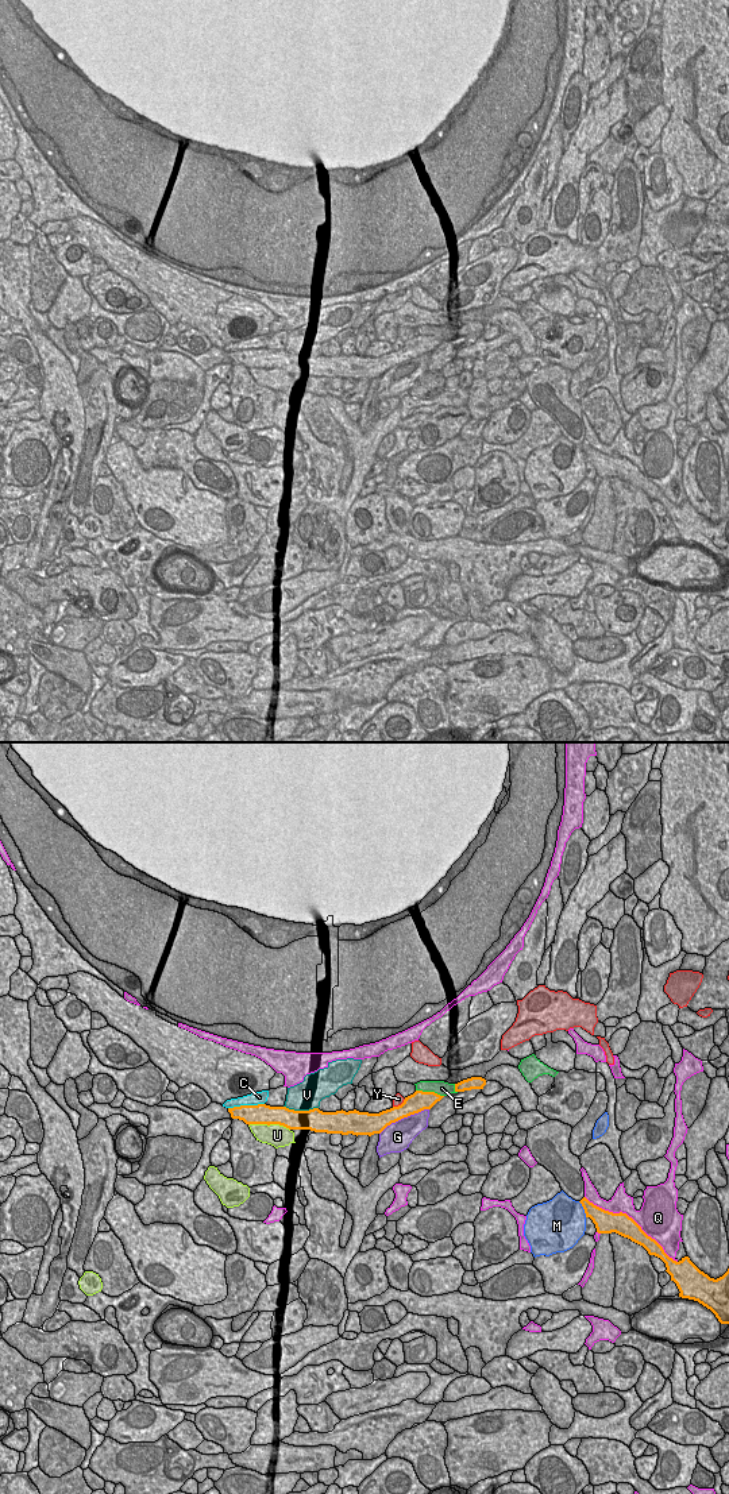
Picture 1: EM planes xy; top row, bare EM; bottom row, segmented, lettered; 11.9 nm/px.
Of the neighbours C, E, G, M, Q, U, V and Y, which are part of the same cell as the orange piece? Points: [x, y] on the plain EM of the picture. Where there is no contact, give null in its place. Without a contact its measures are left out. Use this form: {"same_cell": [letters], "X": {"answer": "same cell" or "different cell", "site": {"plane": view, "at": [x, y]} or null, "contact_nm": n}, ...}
{"same_cell": [], "C": {"answer": "different cell", "site": {"plane": "xy", "at": [246, 350]}, "contact_nm": 440}, "E": {"answer": "different cell", "site": {"plane": "xy", "at": [429, 336]}, "contact_nm": 340}, "G": {"answer": "different cell", "site": {"plane": "xy", "at": [404, 361]}, "contact_nm": 650}, "M": {"answer": "different cell", "site": {"plane": "xy", "at": [583, 452]}, "contact_nm": 220}, "Q": {"answer": "different cell", "site": {"plane": "xy", "at": [632, 463]}, "contact_nm": 1350}, "U": {"answer": "different cell", "site": {"plane": "xy", "at": [269, 369]}, "contact_nm": 500}, "V": {"answer": "different cell", "site": {"plane": "xy", "at": [301, 355]}, "contact_nm": 420}, "Y": {"answer": "different cell", "site": {"plane": "xy", "at": [398, 350]}, "contact_nm": 190}}

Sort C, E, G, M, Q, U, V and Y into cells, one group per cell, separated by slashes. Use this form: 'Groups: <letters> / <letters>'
Groups: C / E / G / M / Q / U / V / Y

